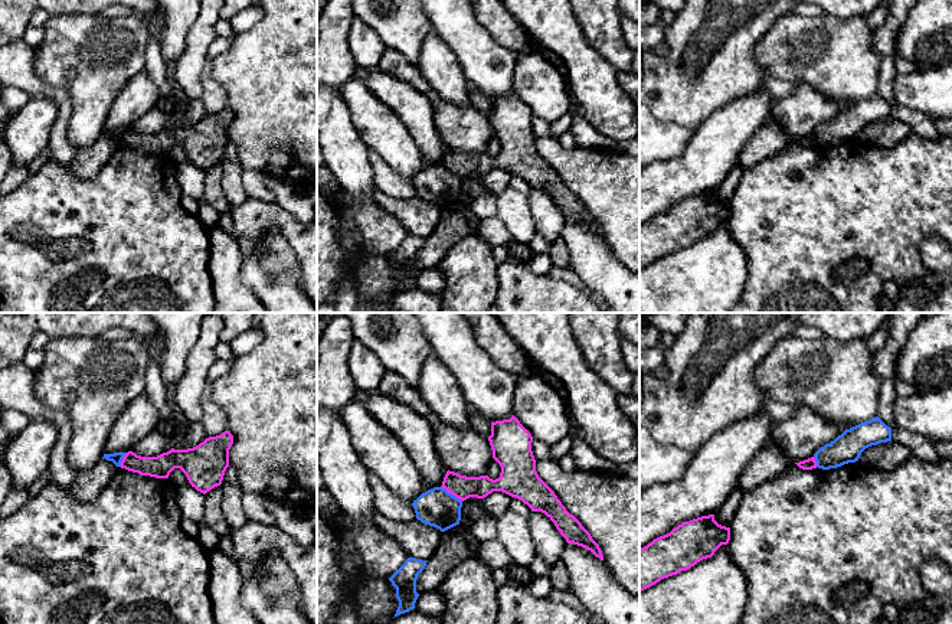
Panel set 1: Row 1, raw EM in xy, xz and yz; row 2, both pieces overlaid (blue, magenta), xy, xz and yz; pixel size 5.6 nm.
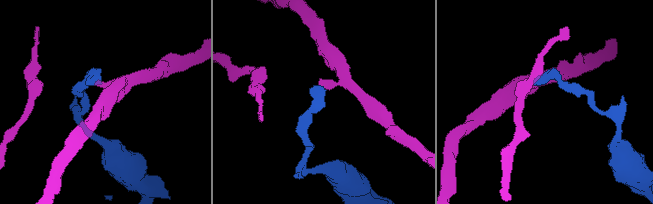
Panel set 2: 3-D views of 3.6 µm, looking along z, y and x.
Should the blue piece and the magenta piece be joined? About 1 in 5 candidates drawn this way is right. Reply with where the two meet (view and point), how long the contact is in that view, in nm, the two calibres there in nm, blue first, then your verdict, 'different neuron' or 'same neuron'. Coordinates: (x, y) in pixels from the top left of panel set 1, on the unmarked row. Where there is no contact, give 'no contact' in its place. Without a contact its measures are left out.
xz (450, 170) | 150 nm | 220/140 nm | different neuron

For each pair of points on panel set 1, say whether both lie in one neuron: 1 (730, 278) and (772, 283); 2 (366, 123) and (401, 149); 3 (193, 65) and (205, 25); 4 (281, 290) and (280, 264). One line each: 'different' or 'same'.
1: different
2: same
3: same
4: same

